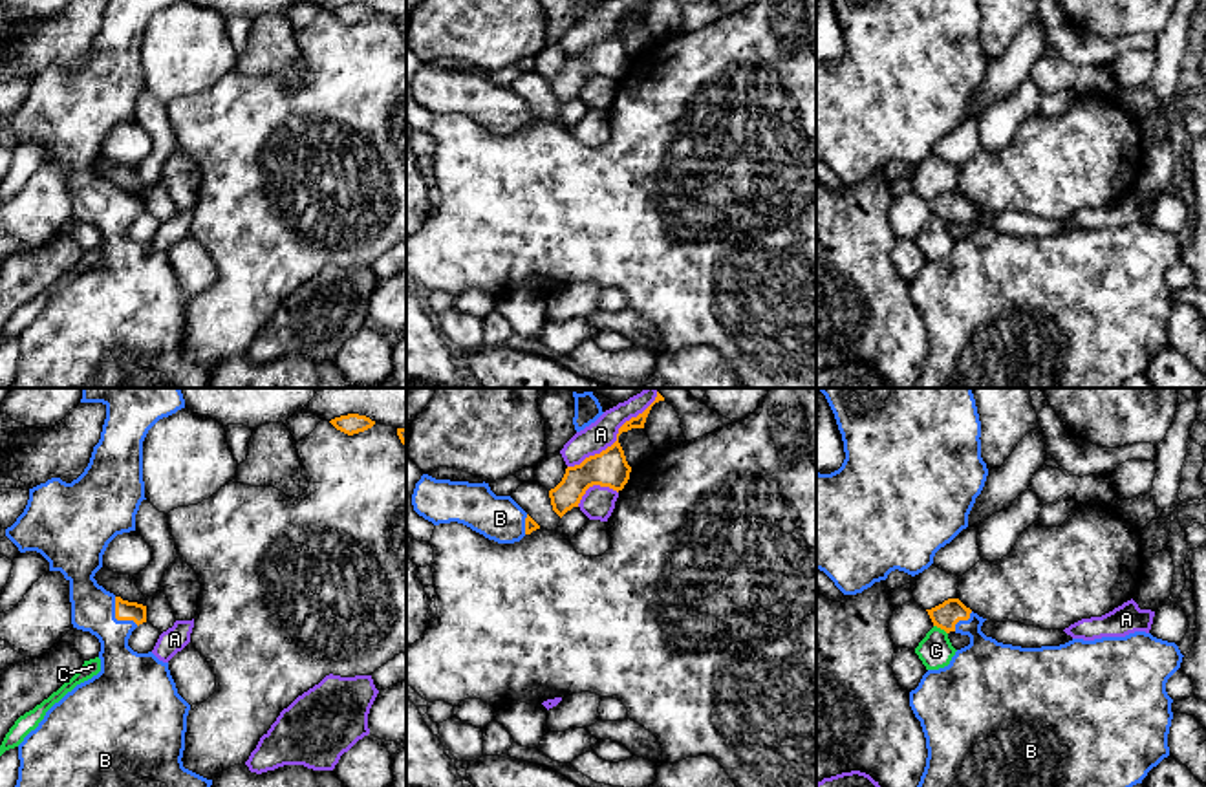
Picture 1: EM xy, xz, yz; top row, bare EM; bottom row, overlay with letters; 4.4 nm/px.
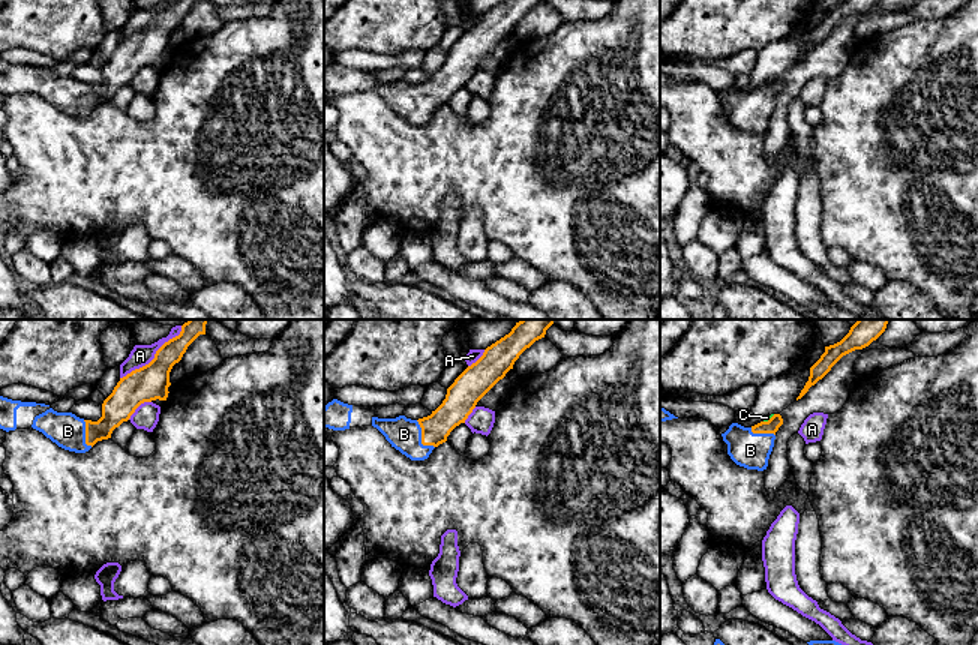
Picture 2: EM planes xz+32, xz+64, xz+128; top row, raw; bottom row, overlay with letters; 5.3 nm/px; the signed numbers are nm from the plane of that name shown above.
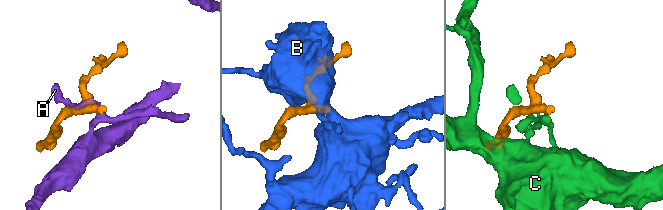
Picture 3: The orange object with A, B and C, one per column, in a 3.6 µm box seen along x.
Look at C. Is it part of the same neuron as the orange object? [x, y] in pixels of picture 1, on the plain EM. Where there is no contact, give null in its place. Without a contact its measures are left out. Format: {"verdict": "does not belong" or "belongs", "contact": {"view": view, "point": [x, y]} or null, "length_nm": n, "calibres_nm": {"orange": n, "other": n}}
{"verdict": "does not belong", "contact": {"view": "yz", "point": [941, 218]}, "length_nm": 80, "calibres_nm": {"orange": 120, "other": 150}}

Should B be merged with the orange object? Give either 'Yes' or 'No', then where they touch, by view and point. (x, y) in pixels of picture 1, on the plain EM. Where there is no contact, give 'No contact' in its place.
Yes. Touches orange at xy (118, 209)

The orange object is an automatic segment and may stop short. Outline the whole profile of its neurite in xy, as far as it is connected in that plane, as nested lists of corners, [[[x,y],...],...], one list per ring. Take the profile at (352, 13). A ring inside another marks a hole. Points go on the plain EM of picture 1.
[[[348,4],[348,5],[340,5],[329,11],[337,20],[353,26],[359,22],[364,22],[368,18],[371,18],[375,15],[375,11],[371,11],[366,5],[359,5],[359,4]]]

